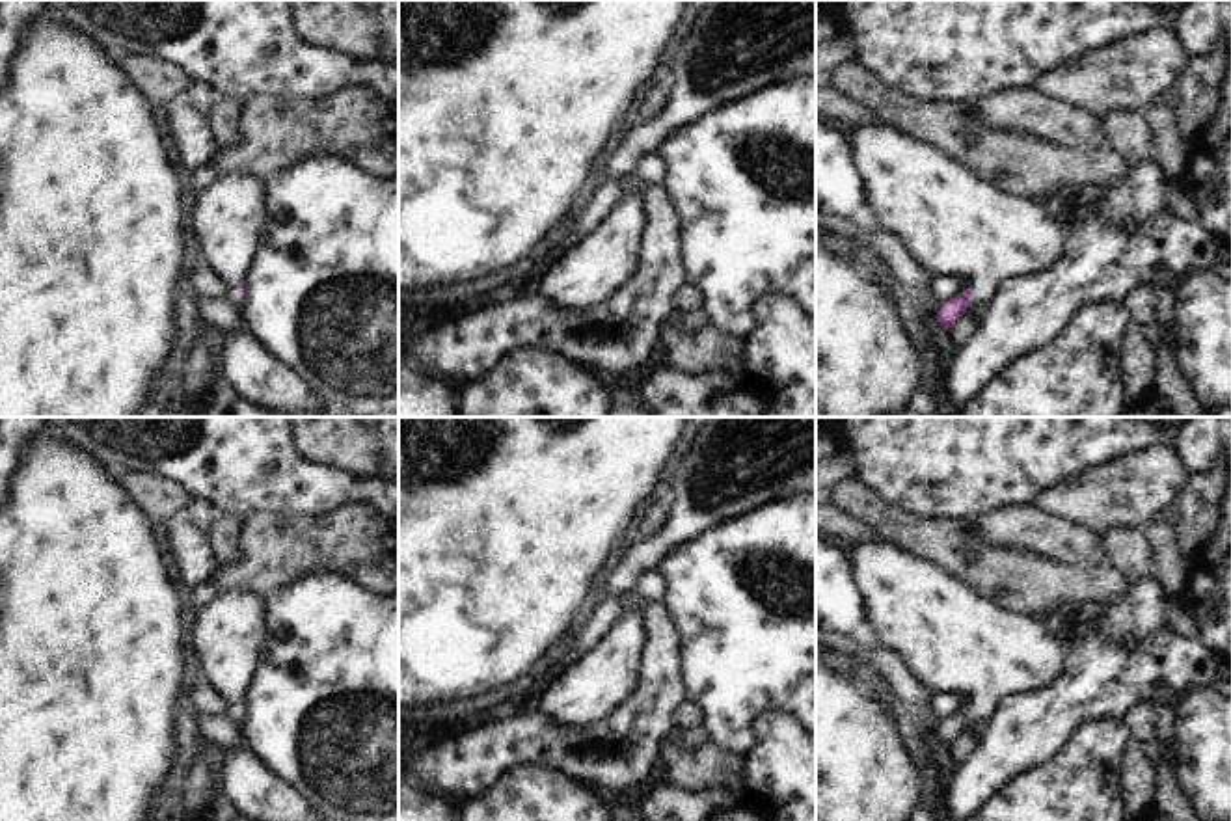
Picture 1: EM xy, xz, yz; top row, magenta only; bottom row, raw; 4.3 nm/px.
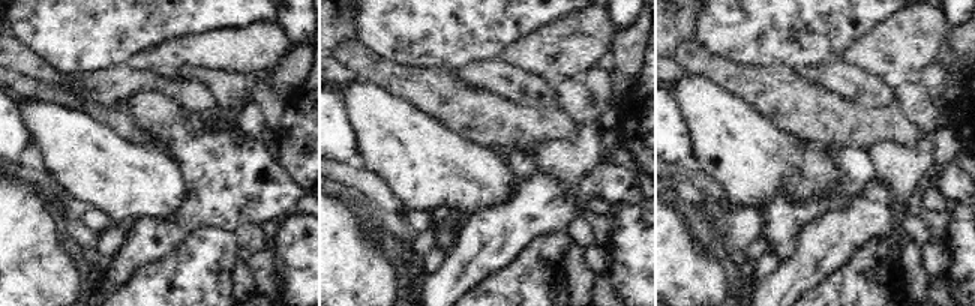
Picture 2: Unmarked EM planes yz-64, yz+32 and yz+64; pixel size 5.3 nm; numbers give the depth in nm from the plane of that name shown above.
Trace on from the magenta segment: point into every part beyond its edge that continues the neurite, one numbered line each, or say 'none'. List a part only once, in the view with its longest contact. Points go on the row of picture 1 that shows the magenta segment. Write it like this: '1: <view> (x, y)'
1: yz (954, 224)

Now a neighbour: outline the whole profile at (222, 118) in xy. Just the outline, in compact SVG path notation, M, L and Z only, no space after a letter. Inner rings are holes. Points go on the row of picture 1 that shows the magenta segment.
M220 99L205 114L207 127L212 138L212 147L218 151L223 145L229 145L237 138L237 125L240 117L242 104L231 99Z

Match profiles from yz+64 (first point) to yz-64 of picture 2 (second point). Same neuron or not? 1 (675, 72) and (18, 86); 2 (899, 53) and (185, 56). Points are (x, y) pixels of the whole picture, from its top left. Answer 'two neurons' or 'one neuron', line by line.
1: one neuron
2: one neuron

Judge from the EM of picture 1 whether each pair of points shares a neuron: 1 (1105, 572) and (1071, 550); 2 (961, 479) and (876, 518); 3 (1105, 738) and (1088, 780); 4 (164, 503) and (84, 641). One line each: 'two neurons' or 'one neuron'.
1: two neurons
2: two neurons
3: one neuron
4: two neurons

